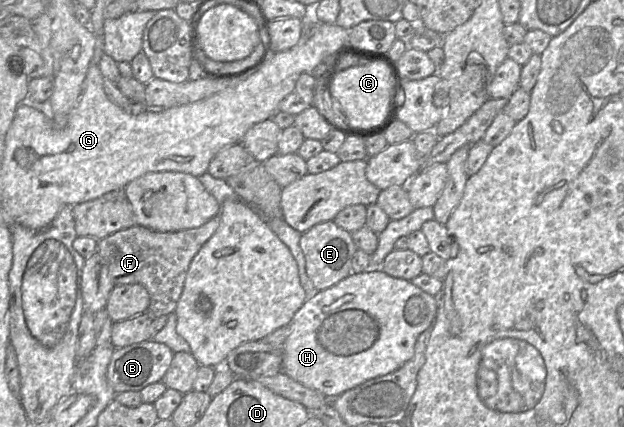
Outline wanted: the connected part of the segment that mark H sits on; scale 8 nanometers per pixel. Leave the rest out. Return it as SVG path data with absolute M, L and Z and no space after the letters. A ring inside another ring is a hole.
M370 268L362 273L351 272L346 278L334 286L322 291L314 291L307 298L302 307L294 314L289 323L290 335L284 342L282 348L283 359L281 372L304 386L323 393L328 398L335 398L343 392L352 389L367 380L394 372L410 360L414 354L418 336L430 326L433 326L437 310L437 296L432 296L426 293L409 280L392 277L380 268Z

